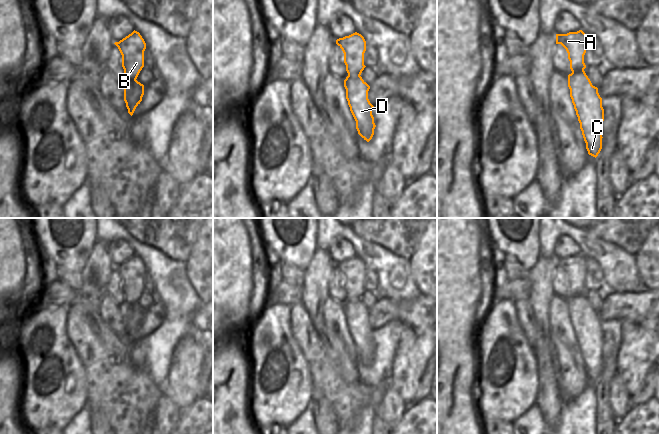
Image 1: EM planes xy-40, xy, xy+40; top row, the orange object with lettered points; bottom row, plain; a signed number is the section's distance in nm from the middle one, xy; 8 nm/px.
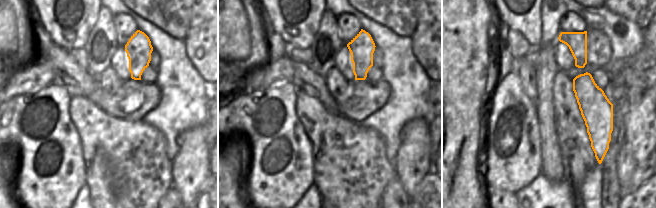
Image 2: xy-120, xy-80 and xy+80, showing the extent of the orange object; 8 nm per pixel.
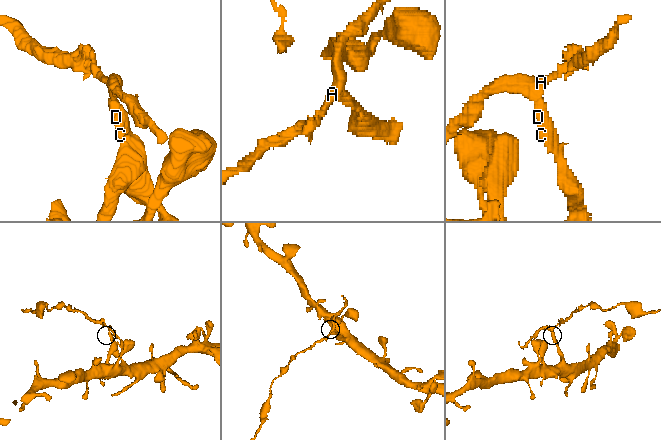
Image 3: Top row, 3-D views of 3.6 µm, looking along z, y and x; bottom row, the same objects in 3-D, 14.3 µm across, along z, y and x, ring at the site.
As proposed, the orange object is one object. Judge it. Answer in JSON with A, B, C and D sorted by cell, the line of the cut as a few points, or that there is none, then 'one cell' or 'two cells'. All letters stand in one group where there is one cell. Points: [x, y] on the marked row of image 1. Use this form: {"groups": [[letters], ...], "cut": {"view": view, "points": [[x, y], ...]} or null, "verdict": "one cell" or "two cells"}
{"groups": [["A", "B"], ["C", "D"]], "cut": {"view": "xy", "points": [[348, 75], [359, 76]]}, "verdict": "two cells"}

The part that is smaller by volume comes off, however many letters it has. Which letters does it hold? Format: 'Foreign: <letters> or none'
Foreign: A, B

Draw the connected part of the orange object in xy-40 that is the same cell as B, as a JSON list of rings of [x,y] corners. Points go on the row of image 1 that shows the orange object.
[[[139,32],[131,34],[114,43],[122,55],[122,67],[126,80],[136,80],[144,67],[146,43]]]

